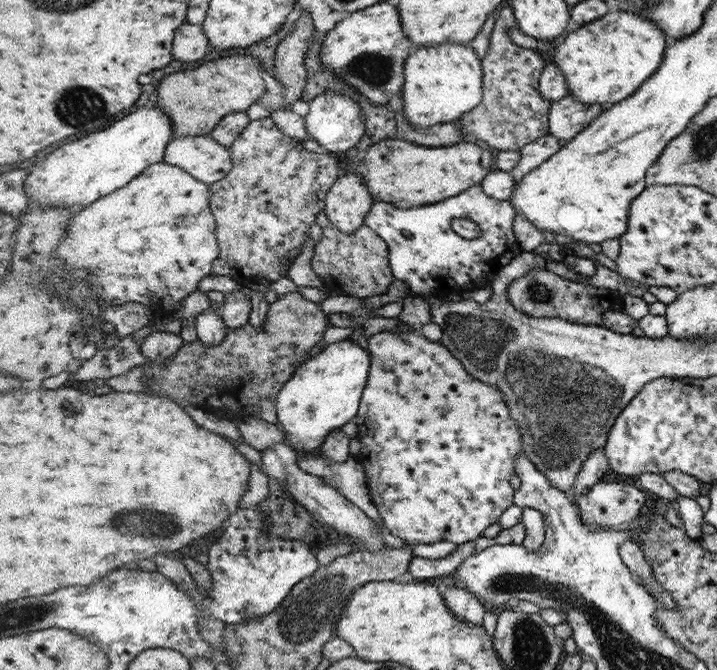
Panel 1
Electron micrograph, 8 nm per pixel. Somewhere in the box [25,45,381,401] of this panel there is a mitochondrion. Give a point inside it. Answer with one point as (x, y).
(68, 107)

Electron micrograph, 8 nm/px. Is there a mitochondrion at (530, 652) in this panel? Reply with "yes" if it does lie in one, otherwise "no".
yes

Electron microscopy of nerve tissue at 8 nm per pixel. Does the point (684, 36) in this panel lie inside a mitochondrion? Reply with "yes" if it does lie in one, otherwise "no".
no

